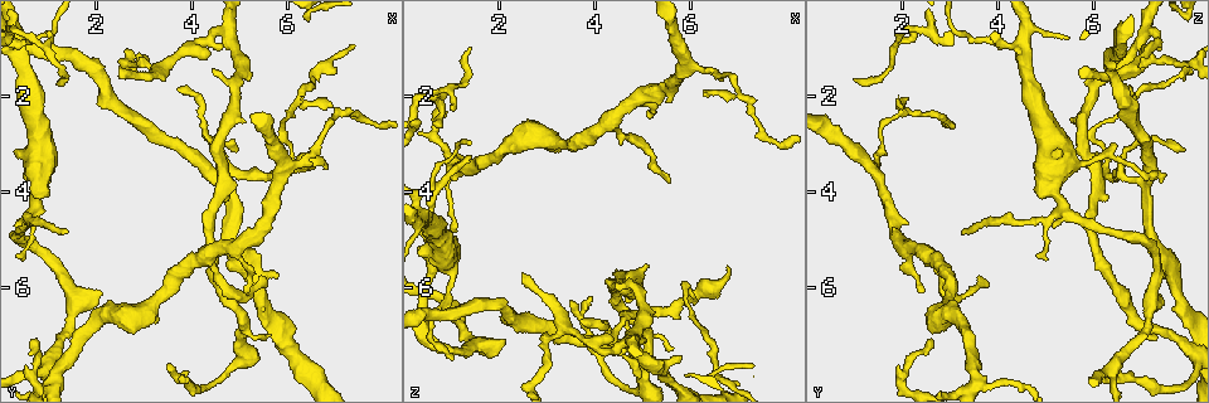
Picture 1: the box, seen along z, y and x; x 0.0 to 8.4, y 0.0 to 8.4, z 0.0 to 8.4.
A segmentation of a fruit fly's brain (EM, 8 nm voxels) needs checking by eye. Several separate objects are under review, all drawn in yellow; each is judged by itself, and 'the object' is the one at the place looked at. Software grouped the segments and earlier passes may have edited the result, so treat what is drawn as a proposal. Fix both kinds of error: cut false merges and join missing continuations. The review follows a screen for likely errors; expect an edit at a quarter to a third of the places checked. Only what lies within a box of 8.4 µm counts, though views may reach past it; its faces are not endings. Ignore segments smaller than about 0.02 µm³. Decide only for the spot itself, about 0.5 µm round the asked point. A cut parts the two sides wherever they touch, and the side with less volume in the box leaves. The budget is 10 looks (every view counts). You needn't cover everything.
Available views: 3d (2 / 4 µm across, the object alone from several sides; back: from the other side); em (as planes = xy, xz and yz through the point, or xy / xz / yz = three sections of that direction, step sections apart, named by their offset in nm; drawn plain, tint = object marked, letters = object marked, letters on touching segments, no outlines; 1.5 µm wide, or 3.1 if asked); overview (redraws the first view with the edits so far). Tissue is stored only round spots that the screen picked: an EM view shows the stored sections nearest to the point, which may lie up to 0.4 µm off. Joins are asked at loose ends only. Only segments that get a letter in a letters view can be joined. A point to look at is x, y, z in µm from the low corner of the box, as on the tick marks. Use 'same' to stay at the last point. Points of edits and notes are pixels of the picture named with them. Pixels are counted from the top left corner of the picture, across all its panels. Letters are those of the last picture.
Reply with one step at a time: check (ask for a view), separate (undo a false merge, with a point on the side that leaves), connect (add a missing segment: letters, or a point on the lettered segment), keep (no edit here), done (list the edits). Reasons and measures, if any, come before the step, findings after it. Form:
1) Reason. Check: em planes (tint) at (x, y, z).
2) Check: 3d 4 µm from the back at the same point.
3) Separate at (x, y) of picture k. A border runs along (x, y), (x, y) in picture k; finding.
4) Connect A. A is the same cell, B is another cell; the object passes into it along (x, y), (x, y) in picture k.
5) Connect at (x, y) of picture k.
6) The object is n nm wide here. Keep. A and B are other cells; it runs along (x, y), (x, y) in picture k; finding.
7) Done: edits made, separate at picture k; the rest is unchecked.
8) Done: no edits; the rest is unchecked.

Thin end. Check: em xz step 8 (letters) at (1.40, 4.80, 3.30).

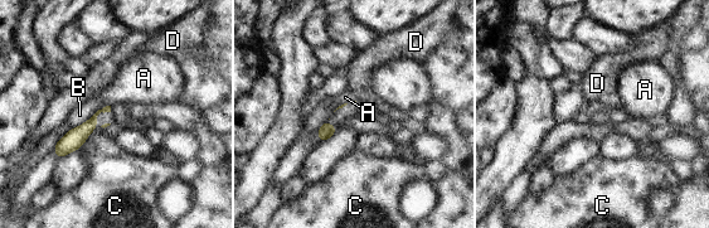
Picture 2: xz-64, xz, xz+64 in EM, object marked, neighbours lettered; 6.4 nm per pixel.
Check: em planes (letters) at the same point.

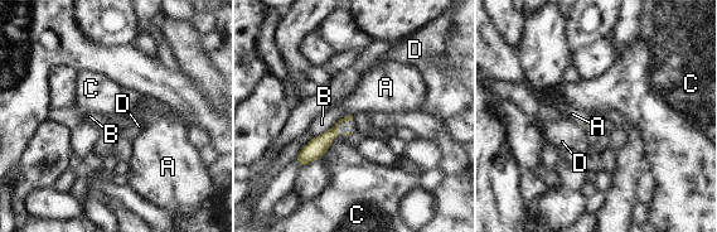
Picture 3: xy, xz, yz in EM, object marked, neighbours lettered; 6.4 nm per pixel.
Keep. A, B, C and D are other cells; none of them fits.

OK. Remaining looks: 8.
Tapers out. Check: em yz step 4 (letters) at (5.15, 6.15, 2.40).

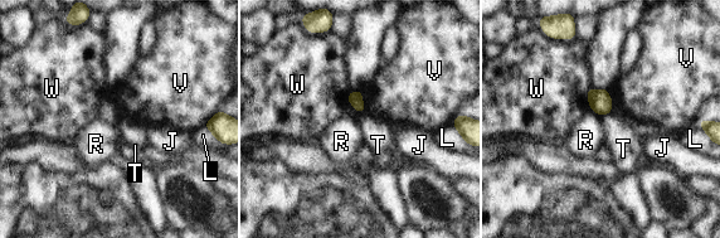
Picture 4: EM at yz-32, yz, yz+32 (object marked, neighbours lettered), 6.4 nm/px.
Check: em planes (letters) at the same point.

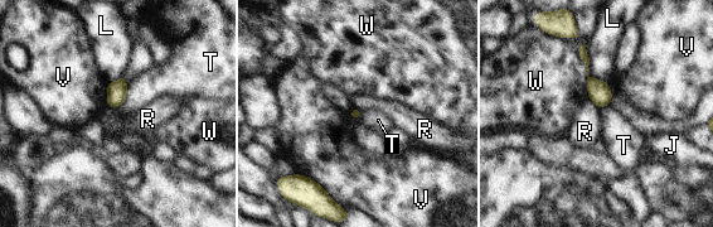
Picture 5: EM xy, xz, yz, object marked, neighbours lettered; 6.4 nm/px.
Keep. J, L, R, T, V and W are other cells; a border runs along (352, 106), (363, 111) in picture 5; none of them fits.

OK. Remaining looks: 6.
Free end. Check: 3d 2 µm at (6.25, 2.15, 1.90).

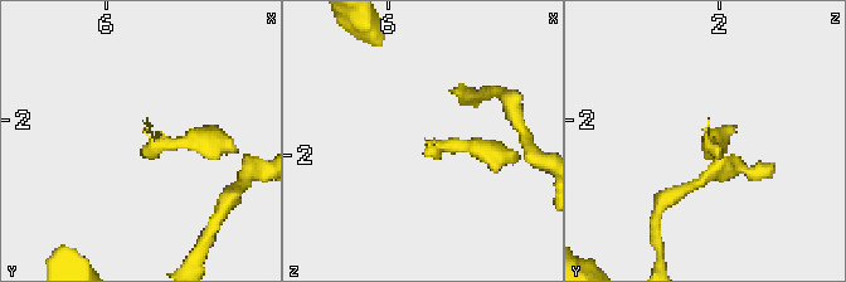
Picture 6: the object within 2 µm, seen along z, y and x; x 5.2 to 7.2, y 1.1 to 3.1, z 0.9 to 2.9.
Now the EM. Check: em planes (letters) at (6.26, 2.08, 1.90).

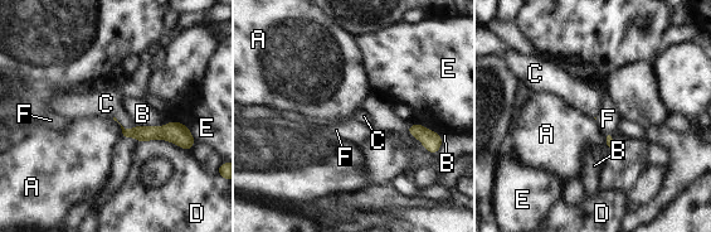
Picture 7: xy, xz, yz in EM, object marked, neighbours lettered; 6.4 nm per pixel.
Connect C. C is the same cell, A, B, D, E and F are other cells; the object passes into it along (142, 134), (123, 127), (106, 104) in picture 7; it goes on there.

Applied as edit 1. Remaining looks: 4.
Calibre changes. Check: 3d 4 µm from the back at (0.95, 3.30, 6.05).

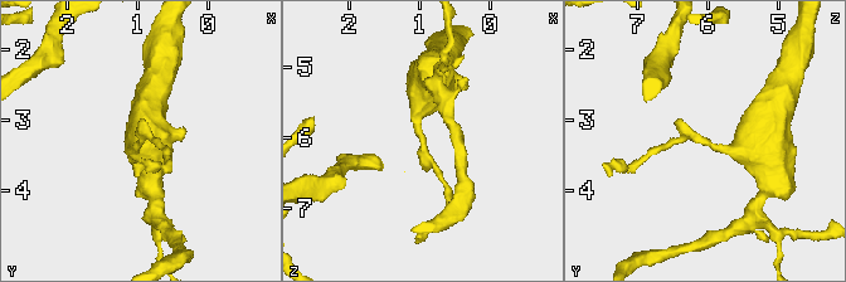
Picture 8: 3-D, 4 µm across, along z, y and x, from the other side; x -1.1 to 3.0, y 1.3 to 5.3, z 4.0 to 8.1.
Check: em planes (plain) at (0.95, 3.25, 6.00).

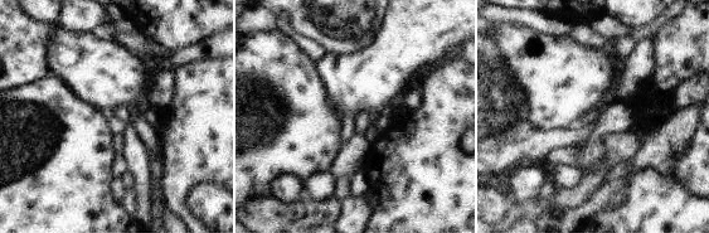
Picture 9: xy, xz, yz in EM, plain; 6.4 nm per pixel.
What lies round it. Check: em planes (letters) at the same point.

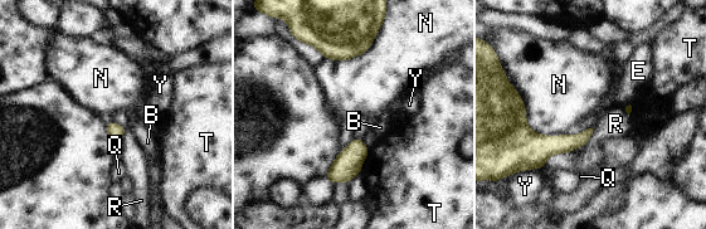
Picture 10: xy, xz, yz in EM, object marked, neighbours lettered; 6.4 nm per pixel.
Keep. B, E, N, Q, R, T and Y are other cells; it runs along (521, 111), (537, 142), (588, 132) in picture 10; one neuron here.

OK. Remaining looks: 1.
Done: edits made, connect at picture 7; the rest is unchecked.

